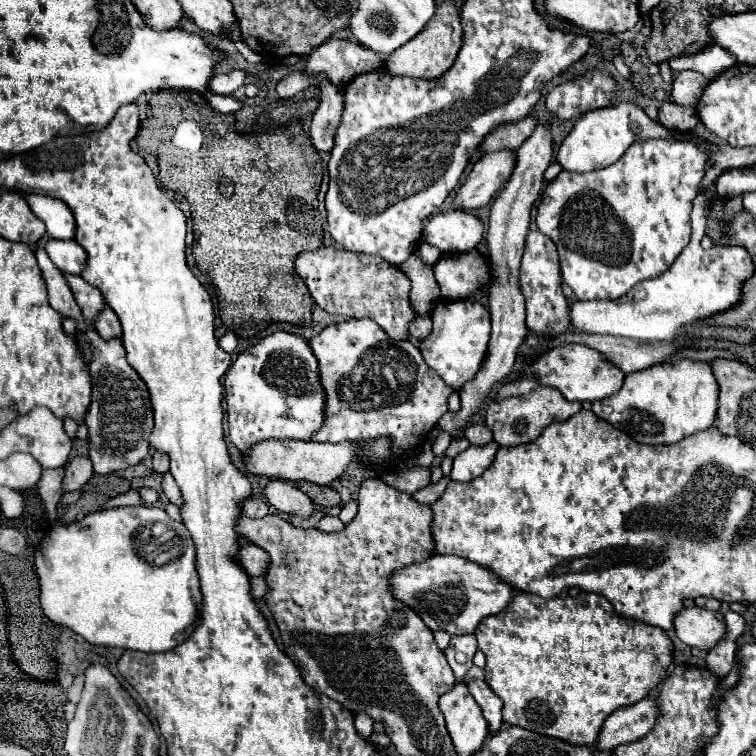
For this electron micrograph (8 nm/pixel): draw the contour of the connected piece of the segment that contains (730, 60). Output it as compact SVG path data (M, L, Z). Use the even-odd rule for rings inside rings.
M710 44L702 52L696 52L692 56L678 56L668 60L672 70L696 70L704 74L706 78L718 78L724 70L736 64L736 58L726 52L724 48Z

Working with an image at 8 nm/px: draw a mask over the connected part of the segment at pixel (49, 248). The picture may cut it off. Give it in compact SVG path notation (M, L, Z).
M50 240L46 244L46 252L66 274L80 274L84 270L84 262L88 260L88 254L76 240Z

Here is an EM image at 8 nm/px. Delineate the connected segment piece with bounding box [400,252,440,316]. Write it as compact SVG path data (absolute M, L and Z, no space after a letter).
M416 252L400 266L400 270L412 280L410 302L416 314L430 314L432 306L440 300L440 288L436 286L436 278L432 274L432 266L424 264Z

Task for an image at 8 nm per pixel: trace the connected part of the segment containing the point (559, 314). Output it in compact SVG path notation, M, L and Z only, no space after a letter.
M532 230L520 264L520 290L526 300L526 324L532 332L564 332L568 328L568 300L562 294L562 274L556 244L540 230Z

